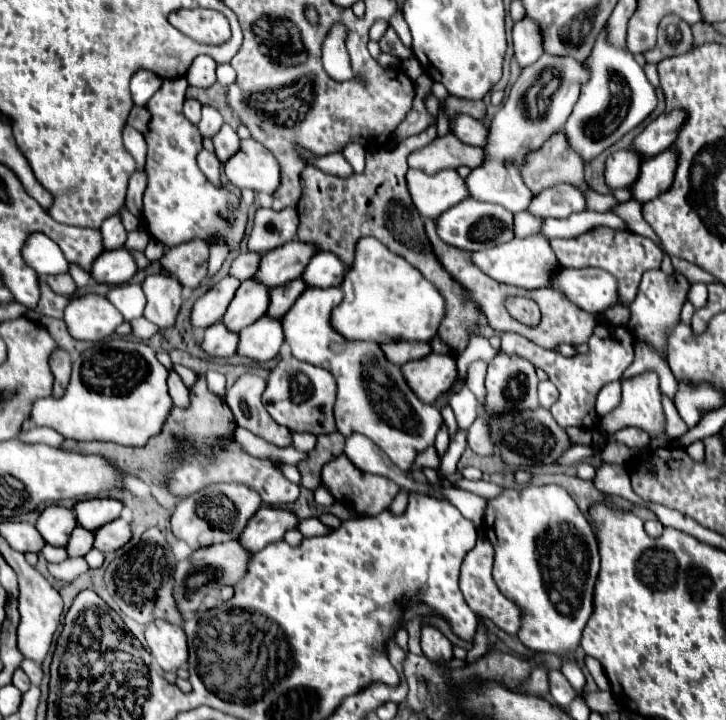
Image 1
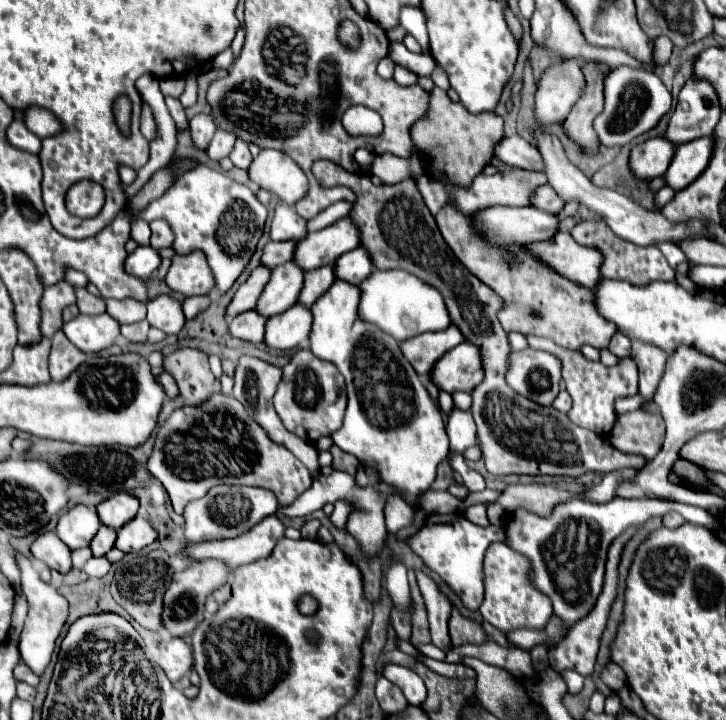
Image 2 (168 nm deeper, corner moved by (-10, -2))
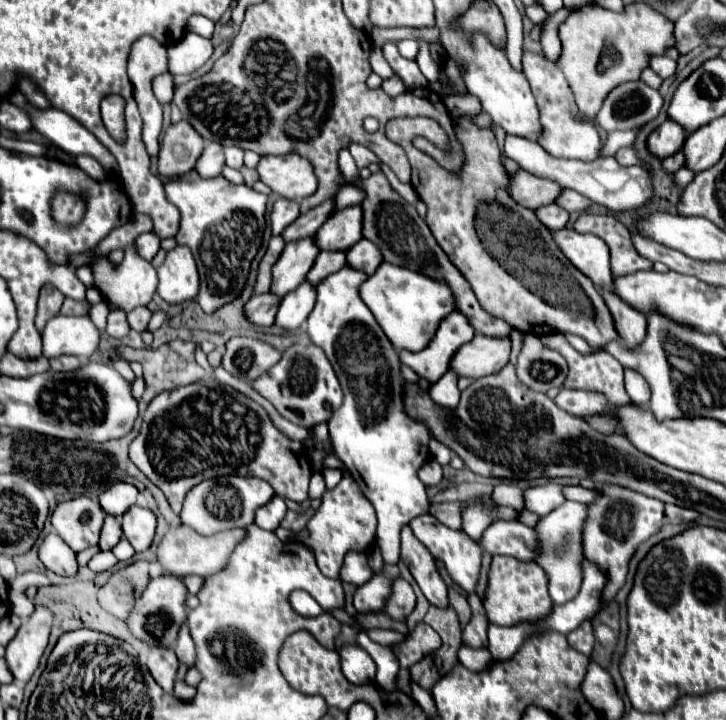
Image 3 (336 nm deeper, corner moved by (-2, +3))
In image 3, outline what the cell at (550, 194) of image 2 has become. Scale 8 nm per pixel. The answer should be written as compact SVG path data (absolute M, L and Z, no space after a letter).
M563 189L559 193L559 199L555 199L555 203L559 203L559 207L563 207L569 213L581 213L591 205L591 201L587 197L583 197L577 191L571 191L571 189Z

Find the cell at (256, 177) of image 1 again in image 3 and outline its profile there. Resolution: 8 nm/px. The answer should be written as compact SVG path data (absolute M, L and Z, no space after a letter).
M297 153L289 155L263 155L257 173L273 193L285 199L303 199L315 193L317 179L307 159Z

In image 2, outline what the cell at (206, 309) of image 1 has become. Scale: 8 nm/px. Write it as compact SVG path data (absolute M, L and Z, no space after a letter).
M263 264L257 266L251 272L249 280L237 290L233 302L227 308L227 314L229 316L237 316L239 312L245 312L245 310L255 308L255 304L257 304L257 300L259 300L259 296L263 292L263 288L265 288L265 284L269 282L269 276L271 276L271 268L267 268Z

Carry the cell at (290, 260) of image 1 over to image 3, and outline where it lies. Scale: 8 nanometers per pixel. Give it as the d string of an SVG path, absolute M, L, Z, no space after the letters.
M359 205L335 211L315 233L315 245L321 251L347 251L359 239L363 239Z

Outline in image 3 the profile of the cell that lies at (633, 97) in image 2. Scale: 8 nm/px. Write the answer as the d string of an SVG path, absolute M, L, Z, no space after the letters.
M639 79L627 81L611 89L595 117L595 123L607 133L639 129L659 115L661 105L663 99L657 89L651 89Z

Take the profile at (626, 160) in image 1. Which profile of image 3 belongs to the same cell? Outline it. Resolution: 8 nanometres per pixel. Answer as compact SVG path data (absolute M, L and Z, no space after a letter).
M665 121L661 127L657 127L649 139L647 139L647 147L649 151L657 157L657 159L665 159L671 157L673 153L677 153L685 141L687 133L673 121Z

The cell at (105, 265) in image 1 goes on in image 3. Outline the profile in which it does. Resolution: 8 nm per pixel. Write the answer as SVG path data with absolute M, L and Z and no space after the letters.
M143 233L135 239L135 249L145 261L151 261L159 251L159 237L155 233Z

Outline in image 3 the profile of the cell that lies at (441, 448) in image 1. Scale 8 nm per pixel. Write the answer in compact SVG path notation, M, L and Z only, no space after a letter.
M453 311L451 315L447 315L447 319L443 319L443 323L439 323L433 341L423 351L401 349L399 357L403 365L411 367L419 377L427 379L433 385L449 369L449 359L453 357L453 353L473 337L475 329L469 325L465 315Z

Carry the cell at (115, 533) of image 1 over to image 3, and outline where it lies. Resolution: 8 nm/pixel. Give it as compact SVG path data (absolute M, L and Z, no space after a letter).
M133 505L123 517L121 517L121 529L125 539L133 545L135 551L143 551L151 545L155 535L157 519L149 509Z

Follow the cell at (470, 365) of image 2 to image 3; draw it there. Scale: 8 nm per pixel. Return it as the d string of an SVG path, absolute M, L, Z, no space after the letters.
M475 335L471 343L465 343L459 351L455 351L455 359L451 359L451 371L455 371L459 377L471 379L497 373L509 361L509 351L509 339Z

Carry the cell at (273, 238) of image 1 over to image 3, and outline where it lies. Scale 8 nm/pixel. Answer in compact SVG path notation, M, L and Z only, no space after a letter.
M277 199L271 211L271 235L279 235L287 225L299 217L299 203L289 199Z

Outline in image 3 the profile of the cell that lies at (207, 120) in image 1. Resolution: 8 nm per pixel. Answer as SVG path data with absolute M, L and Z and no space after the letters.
M207 143L203 149L203 155L197 159L197 173L201 177L217 177L221 175L221 169L225 165L223 145L221 143Z

